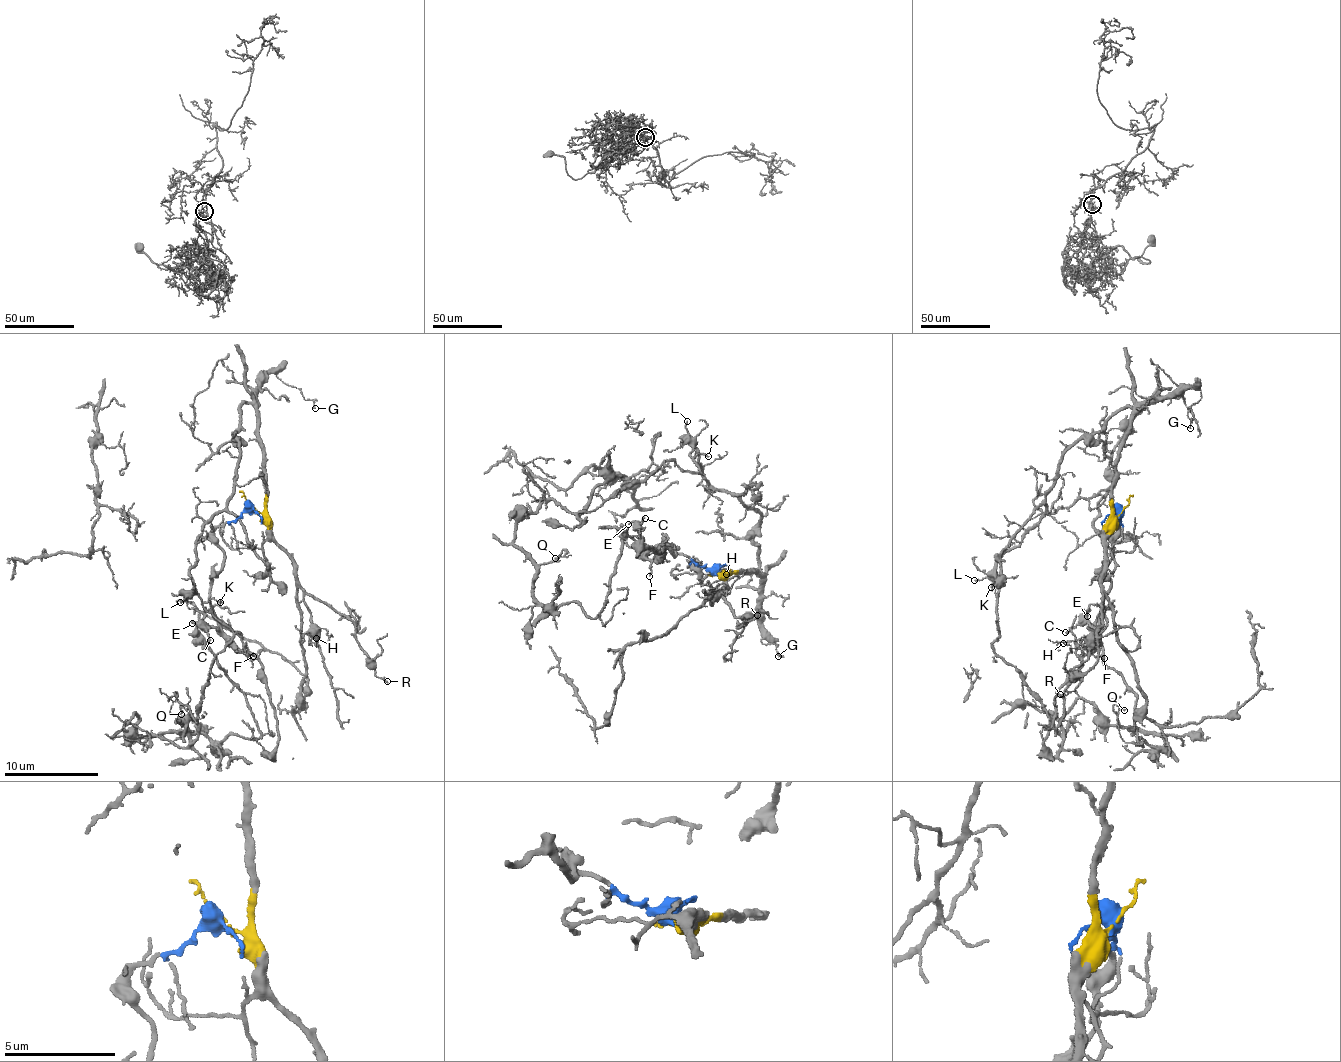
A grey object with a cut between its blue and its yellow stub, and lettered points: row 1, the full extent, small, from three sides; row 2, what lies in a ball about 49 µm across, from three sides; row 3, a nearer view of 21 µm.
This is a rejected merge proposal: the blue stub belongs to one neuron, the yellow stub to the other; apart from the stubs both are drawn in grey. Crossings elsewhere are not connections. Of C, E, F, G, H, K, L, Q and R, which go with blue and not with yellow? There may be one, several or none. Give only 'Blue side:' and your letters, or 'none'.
Blue side: C, E, F, Q

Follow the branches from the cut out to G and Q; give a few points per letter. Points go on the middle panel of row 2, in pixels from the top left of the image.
G: (715, 574), (756, 569), (764, 574), (759, 586), (762, 643), (776, 645), (780, 653), (777, 657)
Q: (715, 574), (620, 536), (603, 611), (586, 617), (571, 601), (543, 612), (534, 573), (555, 557)

